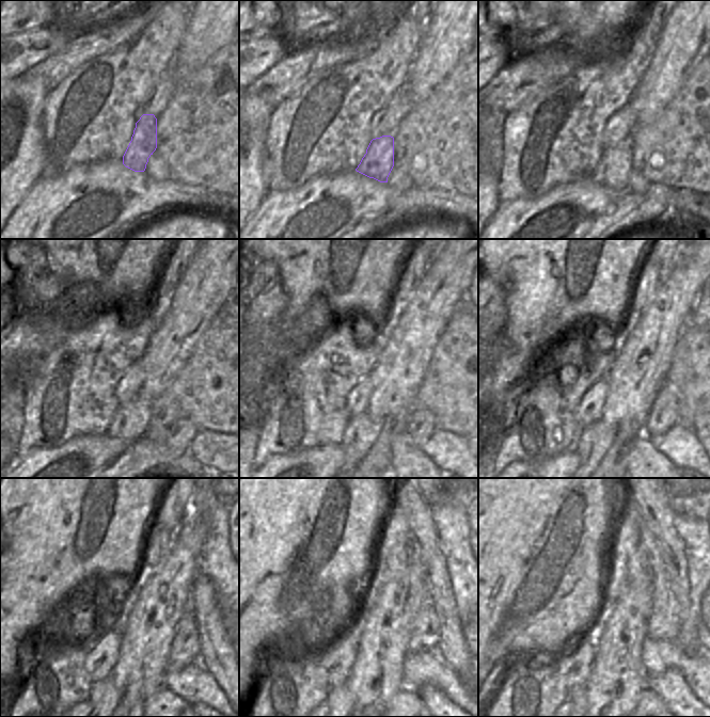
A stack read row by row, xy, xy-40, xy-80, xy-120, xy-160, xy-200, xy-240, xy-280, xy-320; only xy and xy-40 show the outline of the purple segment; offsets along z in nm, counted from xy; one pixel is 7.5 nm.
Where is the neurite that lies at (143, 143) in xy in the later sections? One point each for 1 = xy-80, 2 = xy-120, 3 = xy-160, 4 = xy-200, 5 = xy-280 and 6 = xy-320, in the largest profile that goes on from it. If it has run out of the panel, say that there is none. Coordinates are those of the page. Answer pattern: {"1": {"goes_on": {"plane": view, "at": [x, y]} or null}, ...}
{"1": {"goes_on": {"plane": "xy-80", "at": [612, 172]}}, "2": {"goes_on": {"plane": "xy-120", "at": [129, 423]}}, "3": {"goes_on": {"plane": "xy-160", "at": [362, 430]}}, "4": {"goes_on": {"plane": "xy-200", "at": [596, 440]}}, "5": {"goes_on": {"plane": "xy-280", "at": [341, 695]}}, "6": {"goes_on": {"plane": "xy-320", "at": [579, 695]}}}

